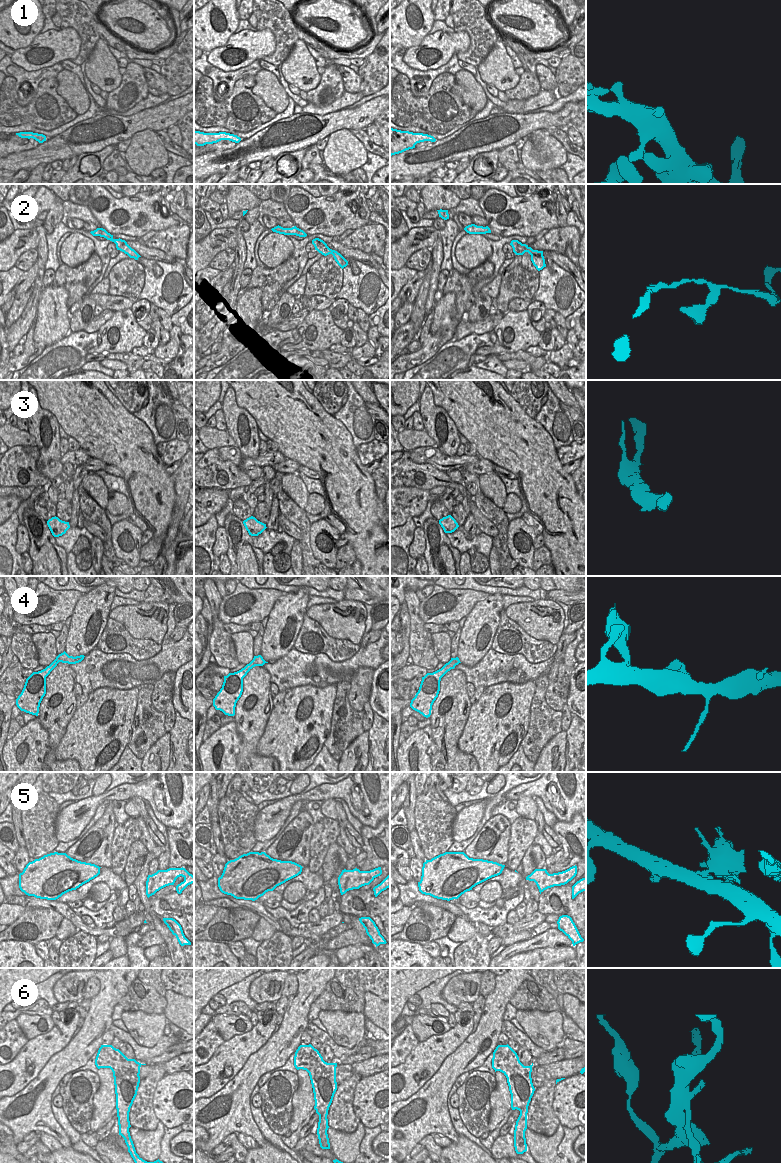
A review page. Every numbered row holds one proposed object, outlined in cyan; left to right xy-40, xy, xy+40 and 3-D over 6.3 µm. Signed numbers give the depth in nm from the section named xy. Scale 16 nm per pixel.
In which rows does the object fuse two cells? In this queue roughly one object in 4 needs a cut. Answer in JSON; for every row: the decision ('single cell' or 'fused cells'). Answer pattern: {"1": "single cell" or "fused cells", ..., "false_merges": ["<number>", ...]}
{"1": "single cell", "2": "single cell", "3": "single cell", "4": "single cell", "5": "fused cells", "6": "fused cells", "false_merges": ["5", "6"]}

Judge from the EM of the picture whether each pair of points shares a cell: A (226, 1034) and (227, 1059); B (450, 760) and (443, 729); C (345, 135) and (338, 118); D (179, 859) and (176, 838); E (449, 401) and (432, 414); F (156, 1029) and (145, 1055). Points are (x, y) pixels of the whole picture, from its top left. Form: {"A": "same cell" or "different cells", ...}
{"A": "different cells", "B": "same cell", "C": "different cells", "D": "same cell", "E": "different cells", "F": "different cells"}

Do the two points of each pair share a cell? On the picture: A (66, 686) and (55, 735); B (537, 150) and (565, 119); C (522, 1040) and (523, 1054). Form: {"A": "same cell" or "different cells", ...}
{"A": "same cell", "B": "different cells", "C": "different cells"}

